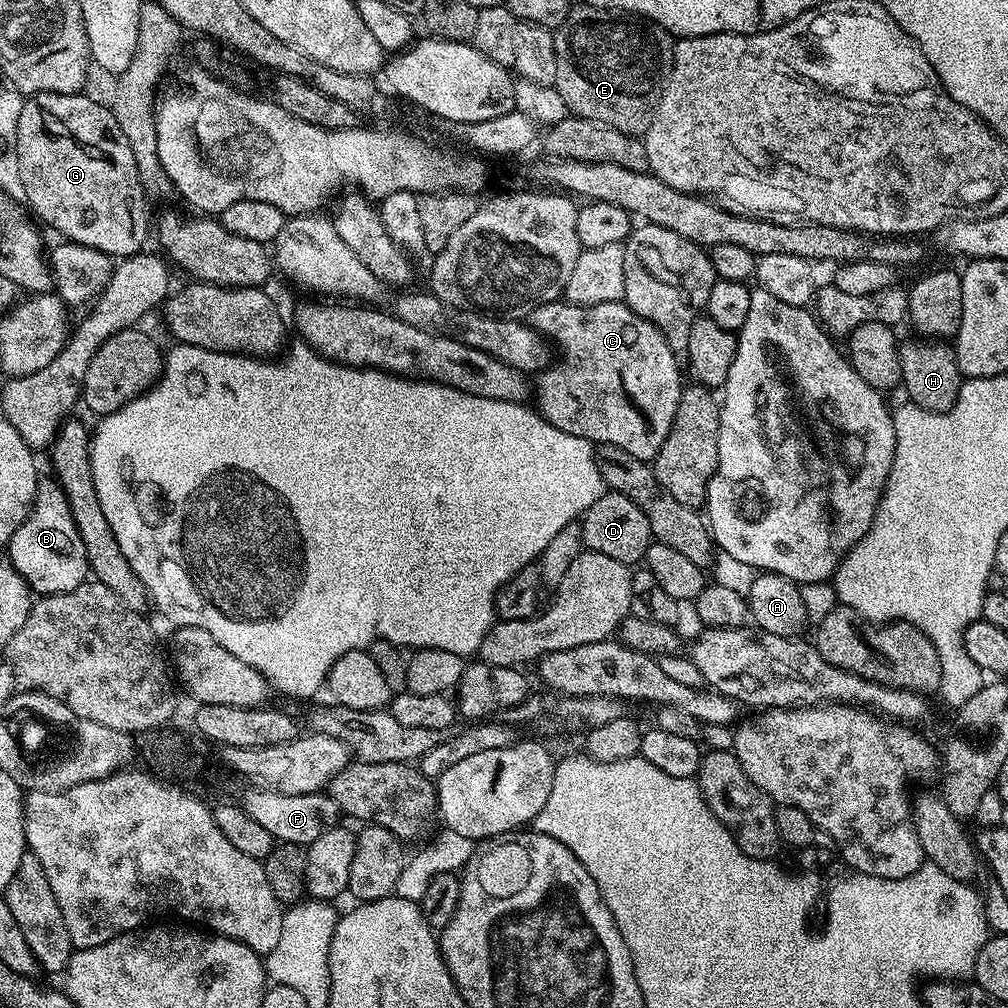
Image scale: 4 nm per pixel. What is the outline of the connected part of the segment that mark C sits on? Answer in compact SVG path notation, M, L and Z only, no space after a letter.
M563 299L551 300L538 306L526 320L545 340L555 347L557 344L564 355L535 377L535 411L546 422L558 426L558 430L566 430L566 434L591 440L596 446L609 444L621 448L626 454L634 454L634 458L645 462L655 460L662 442L666 442L666 434L670 434L682 391L680 364L676 361L679 359L677 353L670 350L664 335L619 300L594 306L569 304Z

